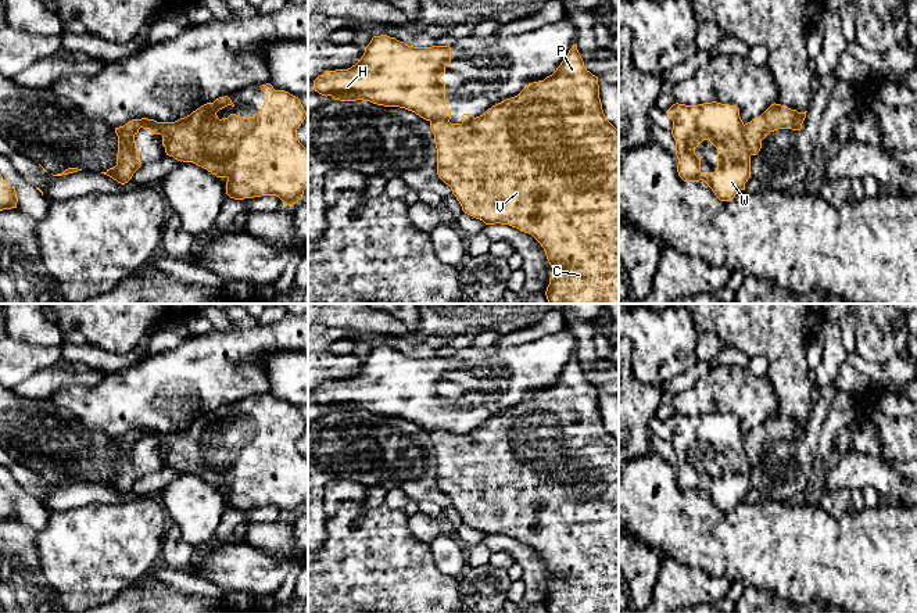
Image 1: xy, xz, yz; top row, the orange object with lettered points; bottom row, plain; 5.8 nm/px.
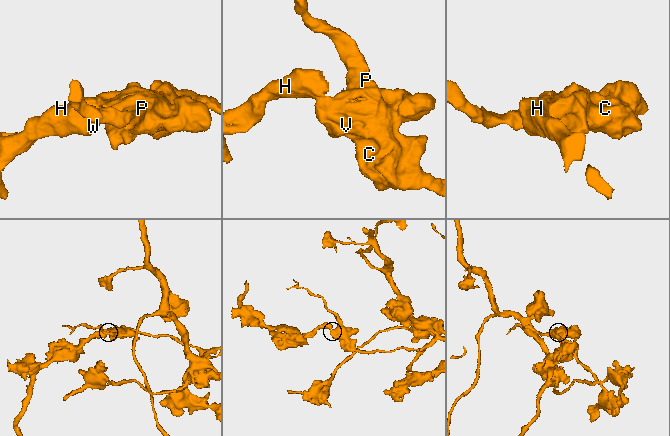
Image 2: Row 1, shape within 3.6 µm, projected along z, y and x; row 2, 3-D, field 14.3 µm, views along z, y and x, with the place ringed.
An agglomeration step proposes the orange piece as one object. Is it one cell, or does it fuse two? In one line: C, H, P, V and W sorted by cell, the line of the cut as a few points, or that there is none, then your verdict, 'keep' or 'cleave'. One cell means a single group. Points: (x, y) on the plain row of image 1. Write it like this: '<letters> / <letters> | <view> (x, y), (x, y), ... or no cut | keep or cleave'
C P V / H W | xy (140, 430), (140, 436), (128, 448), (122, 447) | cleave

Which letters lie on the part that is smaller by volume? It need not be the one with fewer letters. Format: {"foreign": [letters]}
{"foreign": ["H", "W"]}

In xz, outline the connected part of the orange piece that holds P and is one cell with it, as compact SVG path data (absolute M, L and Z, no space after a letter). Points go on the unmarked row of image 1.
M577 355L569 361L556 381L544 391L533 392L515 408L506 409L470 433L430 431L437 459L437 485L451 498L462 521L486 535L509 535L531 545L544 559L552 578L545 606L548 613L619 613L619 441L606 430L599 409L598 387L585 377Z

